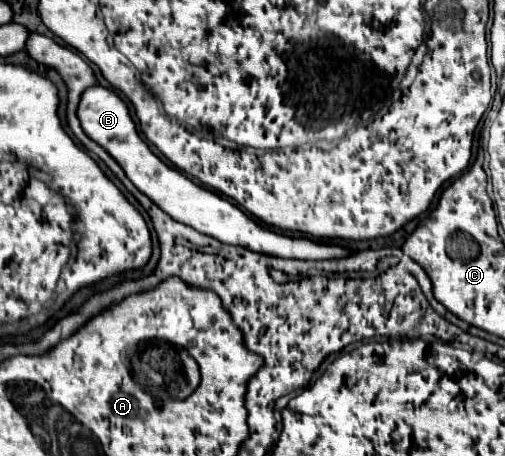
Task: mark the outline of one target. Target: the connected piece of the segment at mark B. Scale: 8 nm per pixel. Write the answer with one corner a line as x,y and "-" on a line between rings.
93,86
81,96
81,104
77,110
77,116
81,120
81,126
85,134
101,144
117,162
123,166
127,178
143,192
147,194
161,210
167,210
171,218
177,222
183,222
185,226
191,226
193,230
199,230
201,234
207,234
211,238
217,238
223,244
229,246
243,246
257,254
277,256
277,258
291,258
291,260
341,260
349,258
353,250
335,246
335,244
323,244
317,240
311,240
307,236
285,236
281,232
263,228
257,224
251,216
247,216
241,208
231,204
229,200
217,196
215,192
191,182
185,174
179,170
167,166
161,162
147,146
145,140
141,140
135,122
129,116
127,104
115,94
113,90
107,90
103,86

